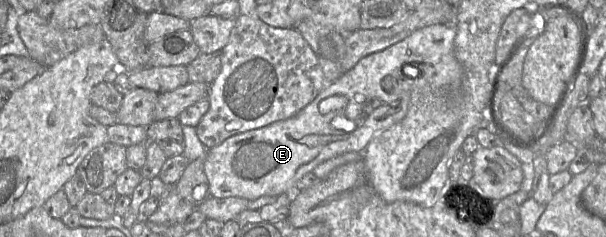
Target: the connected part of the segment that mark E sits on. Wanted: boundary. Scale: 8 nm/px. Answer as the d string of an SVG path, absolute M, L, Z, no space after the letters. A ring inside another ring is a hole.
M452 24L418 29L402 41L360 59L336 81L327 83L316 98L293 117L233 135L207 149L204 170L212 197L242 197L253 201L266 195L294 193L297 181L321 163L345 153L363 154L374 136L407 114L411 92L394 88L390 76L427 81L435 94L457 92L462 85L464 69L455 57L455 36ZM335 95L347 98L345 109L322 115L320 103ZM336 115L344 115L356 124L356 128L350 133L333 129L330 121Z

